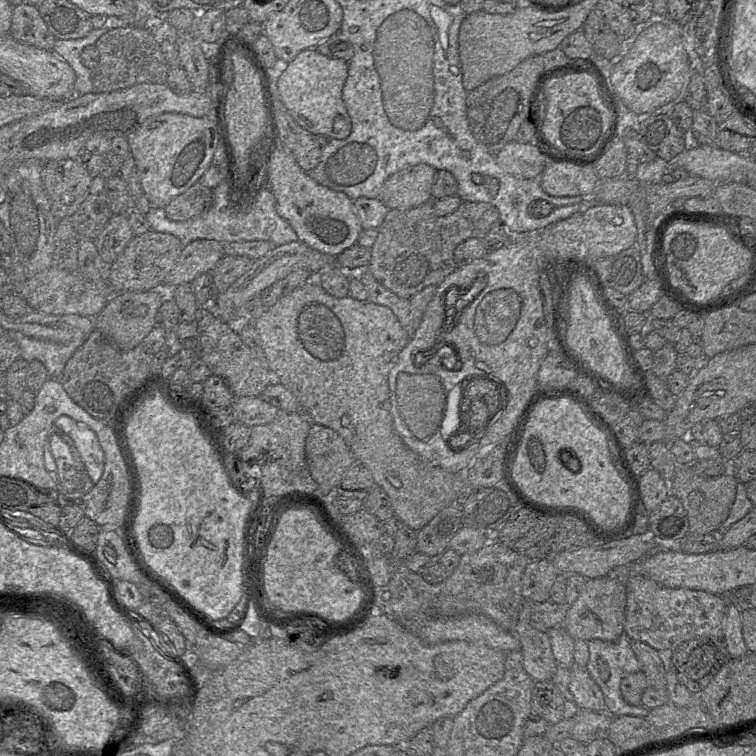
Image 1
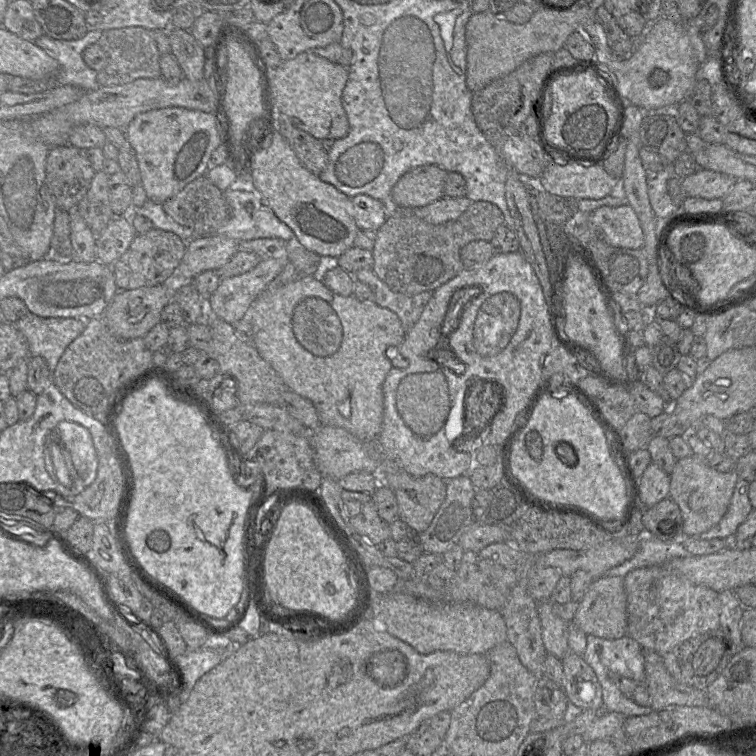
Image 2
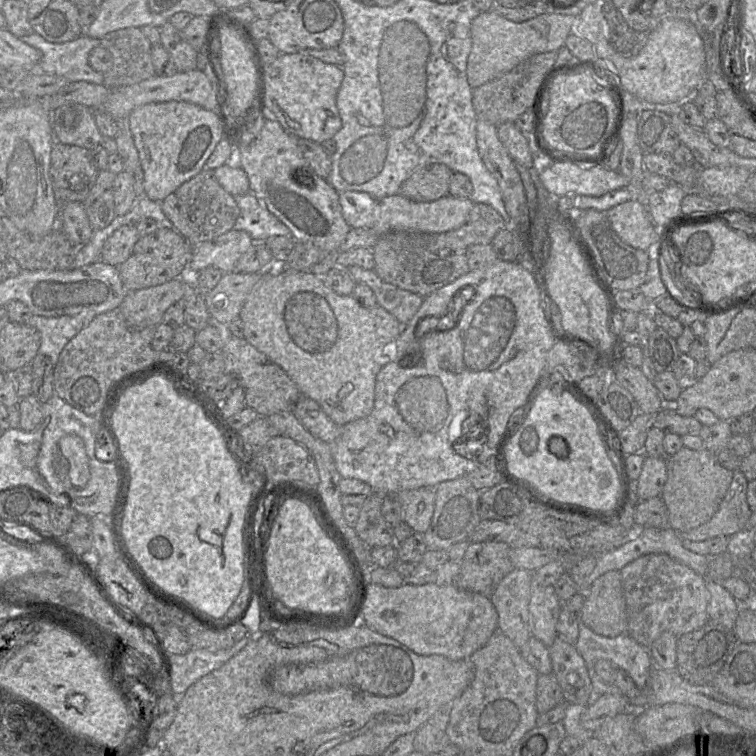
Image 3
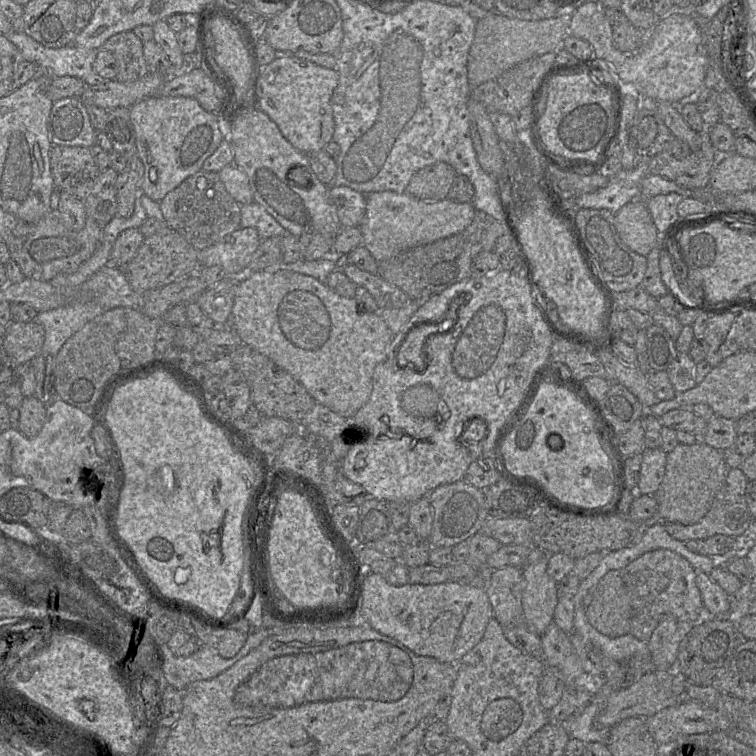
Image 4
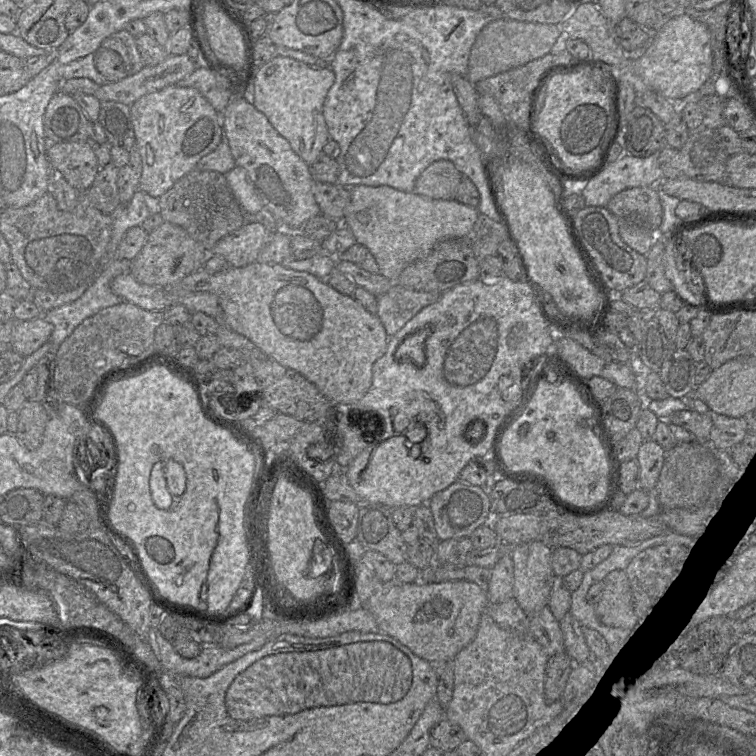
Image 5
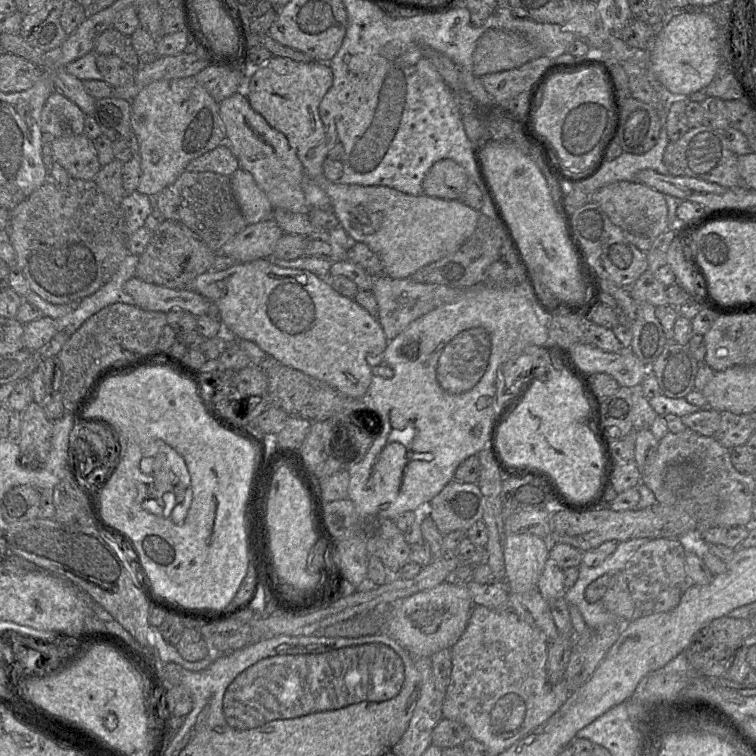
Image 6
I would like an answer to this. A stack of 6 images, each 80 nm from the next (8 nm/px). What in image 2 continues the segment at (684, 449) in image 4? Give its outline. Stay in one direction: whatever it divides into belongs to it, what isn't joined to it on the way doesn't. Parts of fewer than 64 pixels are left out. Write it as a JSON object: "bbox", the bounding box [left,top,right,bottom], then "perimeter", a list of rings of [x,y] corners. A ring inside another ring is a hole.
{"bbox":[669,454,738,537],"perimeter":[[[696,454],[678,459],[669,474],[669,498],[679,507],[684,537],[698,537],[714,527],[725,515],[738,475],[735,471],[722,473],[712,469],[706,457]]]}

